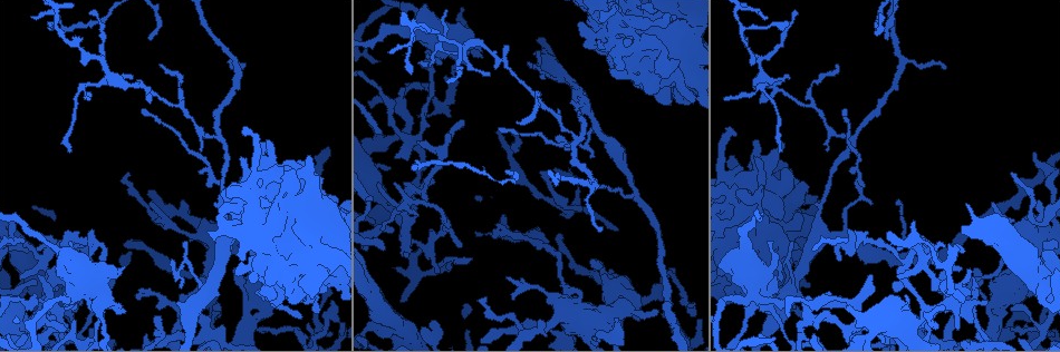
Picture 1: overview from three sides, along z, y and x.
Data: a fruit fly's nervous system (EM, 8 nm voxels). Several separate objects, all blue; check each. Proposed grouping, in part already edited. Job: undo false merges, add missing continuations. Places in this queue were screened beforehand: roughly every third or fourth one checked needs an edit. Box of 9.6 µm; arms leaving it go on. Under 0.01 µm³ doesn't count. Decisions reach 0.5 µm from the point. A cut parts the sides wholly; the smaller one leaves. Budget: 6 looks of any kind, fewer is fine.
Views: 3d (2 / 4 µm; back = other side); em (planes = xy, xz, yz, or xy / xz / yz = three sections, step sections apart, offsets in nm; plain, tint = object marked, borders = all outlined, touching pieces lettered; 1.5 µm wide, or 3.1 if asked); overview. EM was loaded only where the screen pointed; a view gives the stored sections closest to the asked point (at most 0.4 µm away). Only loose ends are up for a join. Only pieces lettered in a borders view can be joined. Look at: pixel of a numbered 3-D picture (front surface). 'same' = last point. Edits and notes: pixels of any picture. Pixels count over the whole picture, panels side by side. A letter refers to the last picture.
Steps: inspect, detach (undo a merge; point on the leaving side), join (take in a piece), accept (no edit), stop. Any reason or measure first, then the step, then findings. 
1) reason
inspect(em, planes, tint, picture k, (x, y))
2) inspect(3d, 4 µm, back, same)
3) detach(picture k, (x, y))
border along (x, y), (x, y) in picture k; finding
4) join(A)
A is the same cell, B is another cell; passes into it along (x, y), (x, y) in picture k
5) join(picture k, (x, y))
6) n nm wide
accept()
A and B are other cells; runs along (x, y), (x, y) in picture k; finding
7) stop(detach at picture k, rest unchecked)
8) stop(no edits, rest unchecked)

abrupt turn
inspect(3d, 2 µm, picture 1, (599, 276))

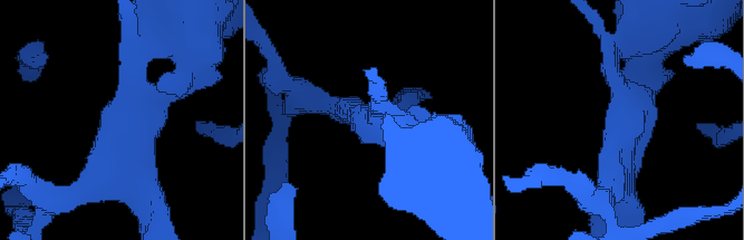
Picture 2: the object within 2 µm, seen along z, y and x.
now the EM
inspect(em, xy, step 8, tint, picture 2, (624, 136))

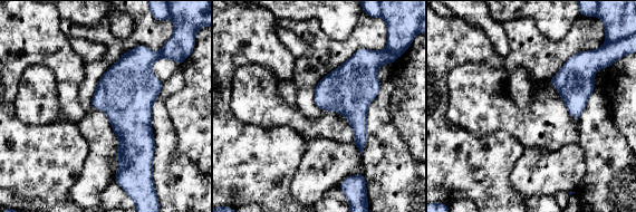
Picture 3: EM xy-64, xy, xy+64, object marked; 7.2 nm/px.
inspect(em, planes, borders, same)

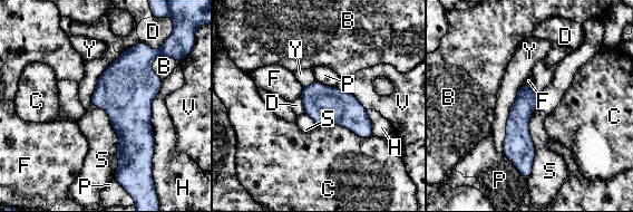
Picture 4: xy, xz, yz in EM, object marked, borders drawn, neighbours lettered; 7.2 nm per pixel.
280 nm wide
accept()
B, C, D, F, H, P, S, V and Y are other cells; one cell here

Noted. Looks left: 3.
inspect(3d, 2 µm, back, picture 1, (899, 200))

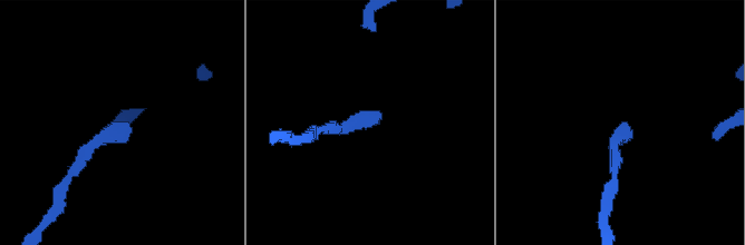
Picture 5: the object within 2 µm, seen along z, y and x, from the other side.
inspect(em, planes, borders, picture 5, (620, 127))

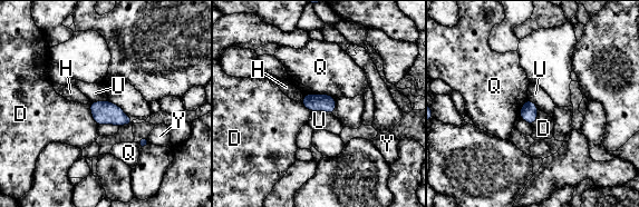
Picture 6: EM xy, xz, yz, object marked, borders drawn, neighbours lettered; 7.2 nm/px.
Q touches over 220 nm
accept()
D, H, Q, U and Y are other cells; border along (311, 110), (325, 110), (332, 115) in picture 6; none of them fits

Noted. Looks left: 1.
end of a long branch
inspect(em, planes, borders, picture 1, (1037, 154))

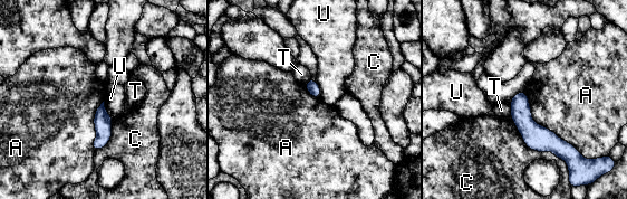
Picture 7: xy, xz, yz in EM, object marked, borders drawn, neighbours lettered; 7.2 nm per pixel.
A touches over 650 nm
accept()
A, C, T and U are other cells; runs along (514, 100), (543, 140), (571, 150) in picture 7; none of them fits

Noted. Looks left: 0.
stop(no edits, rest unchecked)

